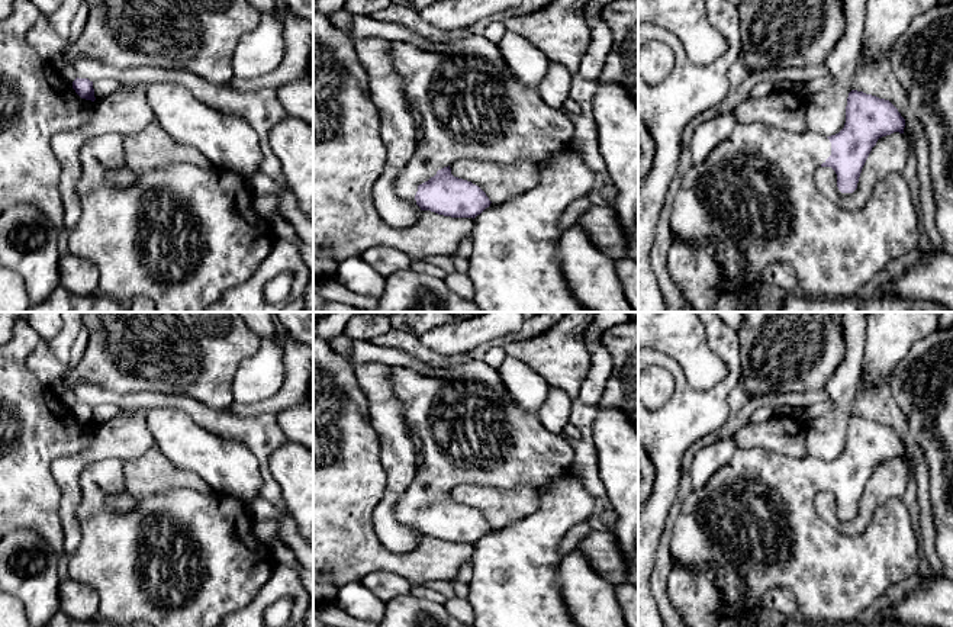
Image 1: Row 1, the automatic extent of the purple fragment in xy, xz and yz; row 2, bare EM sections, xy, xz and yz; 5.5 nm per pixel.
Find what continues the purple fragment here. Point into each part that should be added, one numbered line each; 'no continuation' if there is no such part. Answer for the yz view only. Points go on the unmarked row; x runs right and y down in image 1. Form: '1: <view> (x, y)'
1: yz (753, 523)

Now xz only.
1: xz (466, 428)

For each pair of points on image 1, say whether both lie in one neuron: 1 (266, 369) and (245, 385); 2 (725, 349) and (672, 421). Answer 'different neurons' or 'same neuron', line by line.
1: same neuron
2: same neuron

